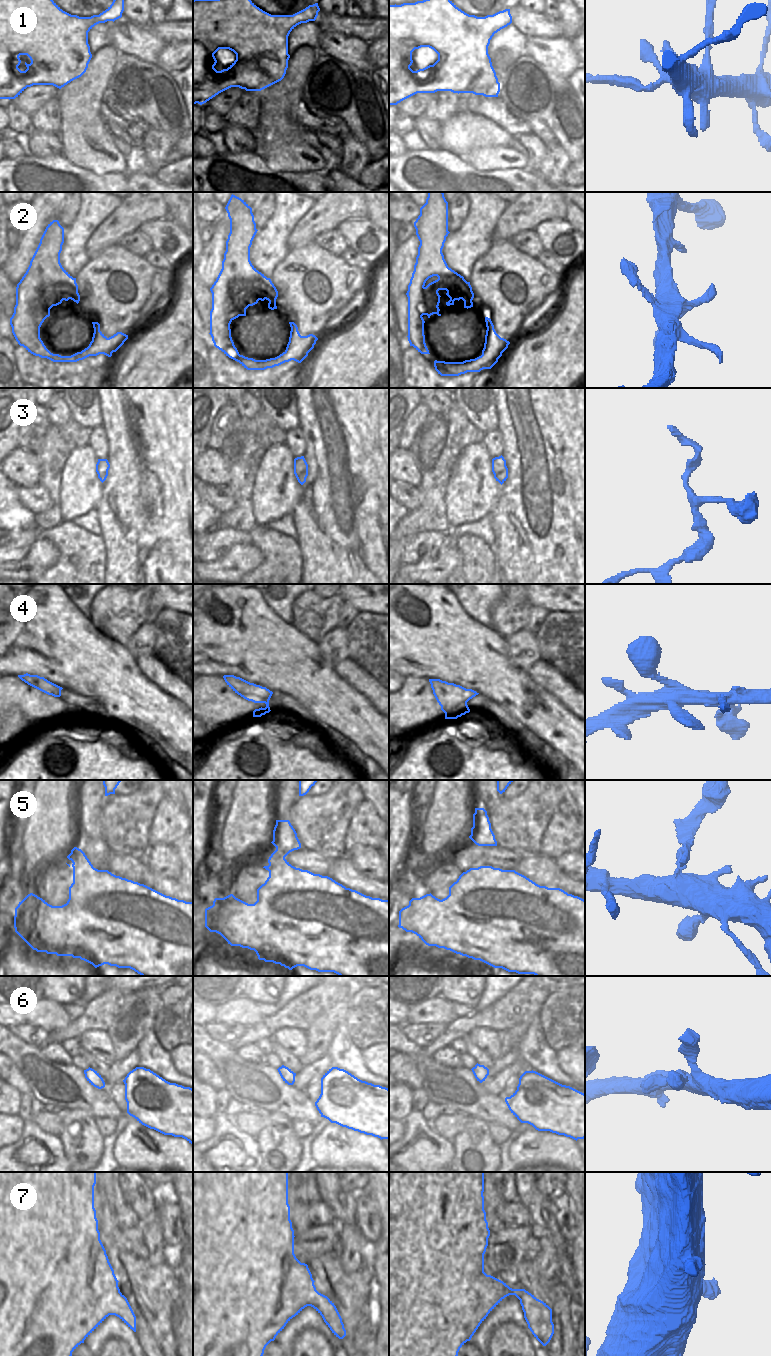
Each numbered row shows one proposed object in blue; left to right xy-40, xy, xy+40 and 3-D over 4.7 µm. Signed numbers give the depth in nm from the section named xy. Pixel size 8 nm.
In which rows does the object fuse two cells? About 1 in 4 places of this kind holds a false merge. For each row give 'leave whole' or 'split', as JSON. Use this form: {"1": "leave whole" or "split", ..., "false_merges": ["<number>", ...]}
{"1": "leave whole", "2": "leave whole", "3": "leave whole", "4": "leave whole", "5": "leave whole", "6": "leave whole", "7": "leave whole", "false_merges": []}

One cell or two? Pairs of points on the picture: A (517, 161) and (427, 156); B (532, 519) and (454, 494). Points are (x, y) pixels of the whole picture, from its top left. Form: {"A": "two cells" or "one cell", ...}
{"A": "two cells", "B": "two cells"}

